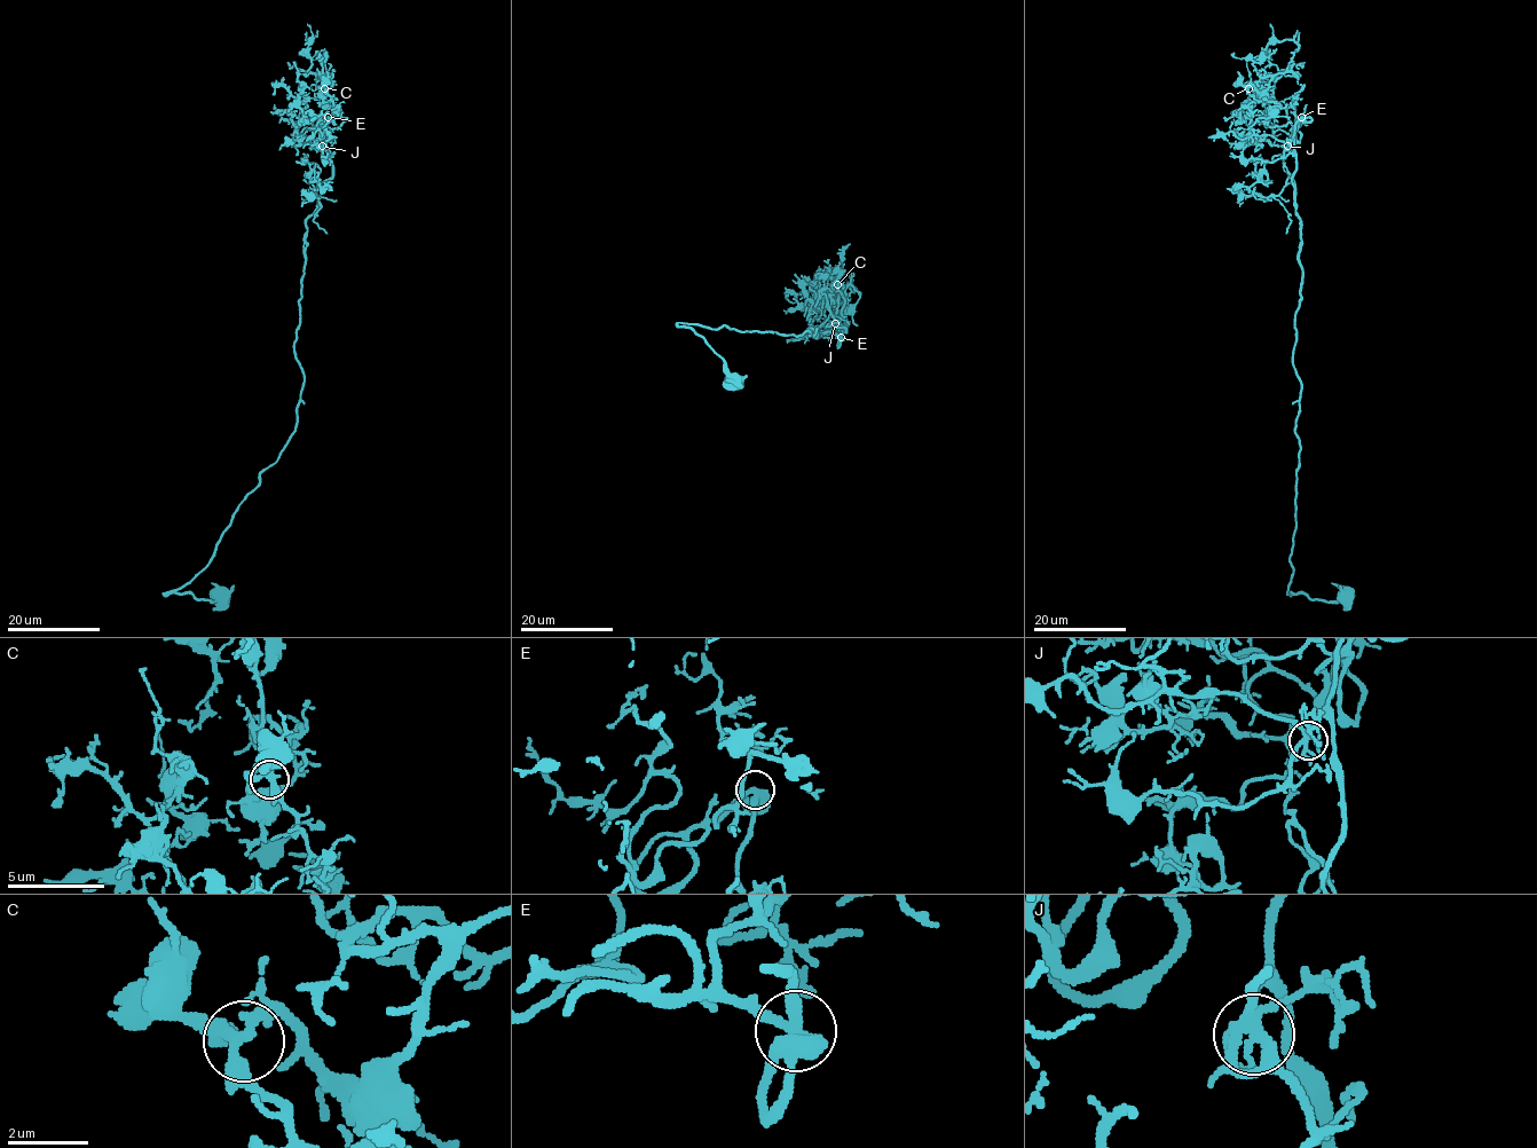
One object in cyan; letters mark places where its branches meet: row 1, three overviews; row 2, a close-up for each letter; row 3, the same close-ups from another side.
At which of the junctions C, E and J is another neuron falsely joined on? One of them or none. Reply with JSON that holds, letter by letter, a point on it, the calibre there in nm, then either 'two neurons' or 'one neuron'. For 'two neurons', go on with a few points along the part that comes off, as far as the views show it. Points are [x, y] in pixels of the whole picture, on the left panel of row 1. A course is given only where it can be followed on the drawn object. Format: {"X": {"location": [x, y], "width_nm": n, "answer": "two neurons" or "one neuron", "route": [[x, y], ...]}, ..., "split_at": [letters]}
{"C": {"location": [324, 88], "width_nm": 320, "answer": "one neuron"}, "E": {"location": [328, 117], "width_nm": 360, "answer": "one neuron"}, "J": {"location": [322, 146], "width_nm": 280, "answer": "one neuron"}, "split_at": []}

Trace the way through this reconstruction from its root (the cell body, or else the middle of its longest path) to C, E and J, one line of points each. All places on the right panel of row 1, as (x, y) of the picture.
C: (1347, 596), (1286, 592), (1301, 448), (1292, 351), (1302, 238), (1291, 182), (1300, 118), (1292, 125), (1248, 88)
E: (1347, 596), (1323, 602), (1286, 592), (1301, 448), (1292, 351), (1302, 238), (1291, 179), (1302, 117)
J: (1347, 596), (1323, 602), (1286, 592), (1301, 448), (1292, 351), (1302, 297), (1295, 155), (1291, 140), (1287, 146)

